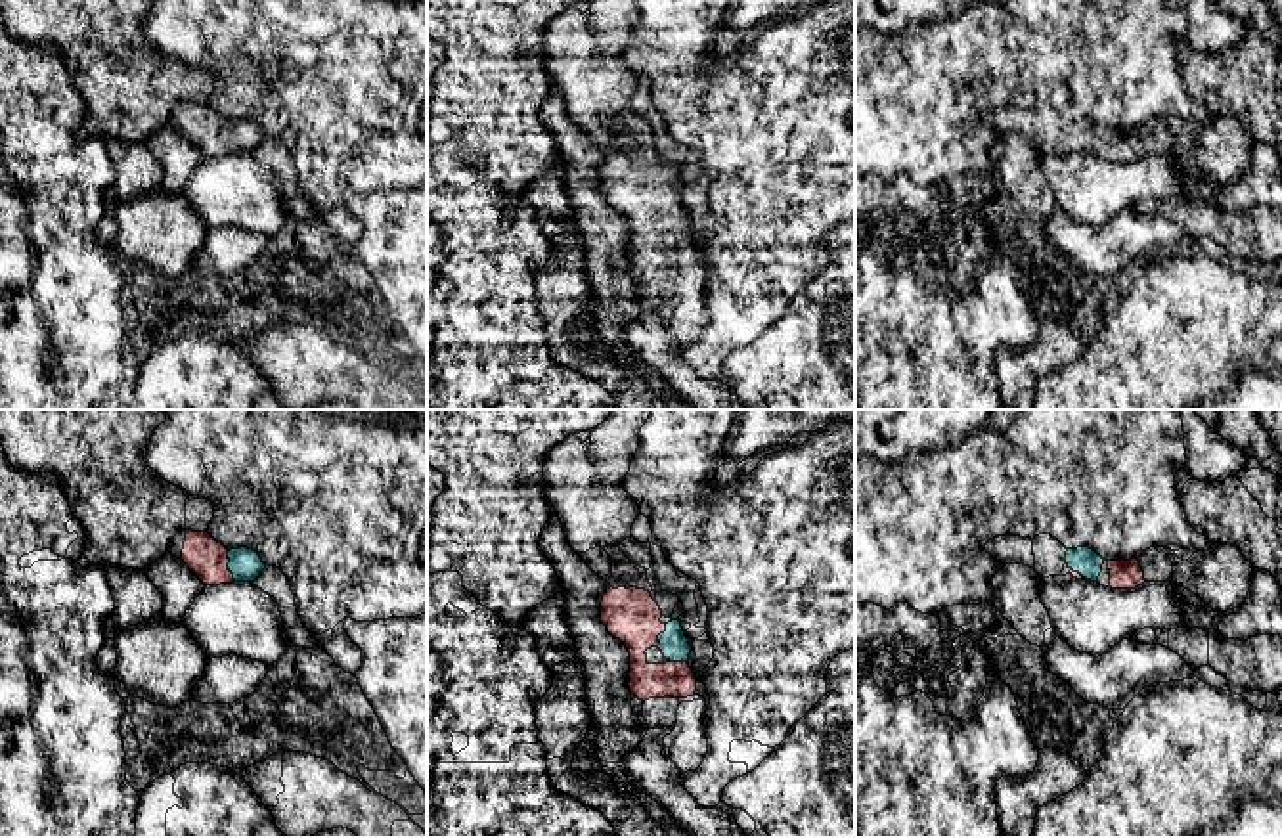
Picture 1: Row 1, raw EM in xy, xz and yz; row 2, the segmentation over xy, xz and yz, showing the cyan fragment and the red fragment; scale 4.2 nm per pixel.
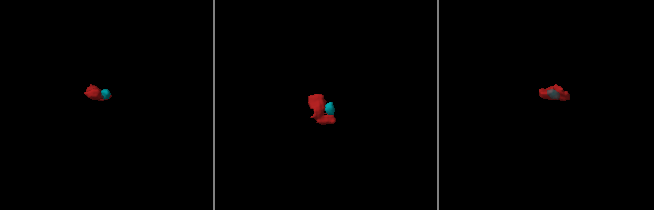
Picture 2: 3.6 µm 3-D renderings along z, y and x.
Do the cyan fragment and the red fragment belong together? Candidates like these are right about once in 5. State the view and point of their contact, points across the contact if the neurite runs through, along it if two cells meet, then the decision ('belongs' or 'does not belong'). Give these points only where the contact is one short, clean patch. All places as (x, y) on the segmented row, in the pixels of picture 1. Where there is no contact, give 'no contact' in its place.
xy (228, 567) | across xy (245, 565), (228, 567), (215, 565), (209, 559) | belongs

